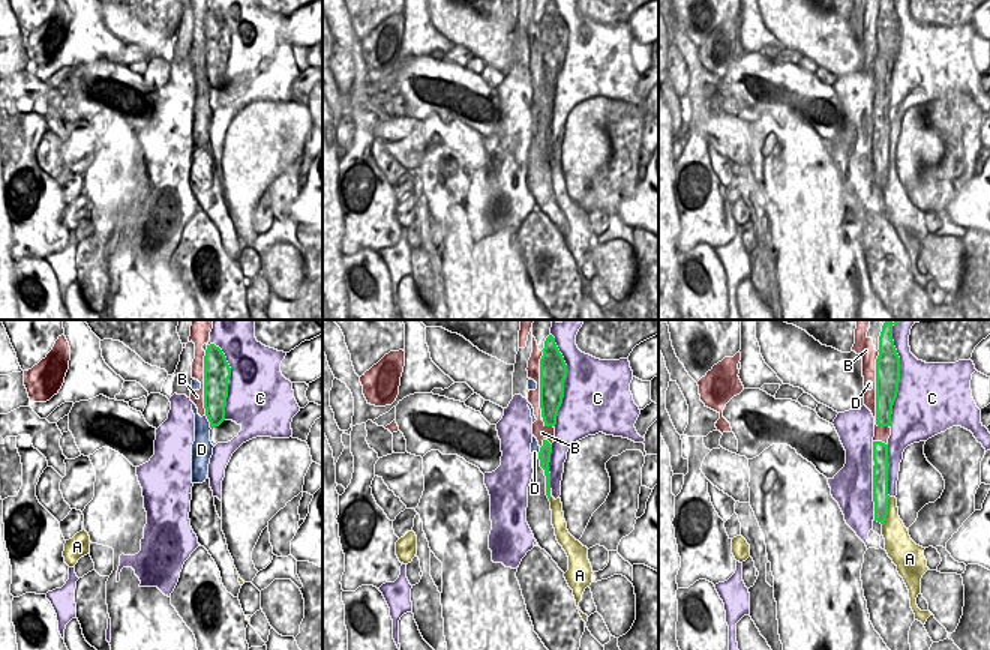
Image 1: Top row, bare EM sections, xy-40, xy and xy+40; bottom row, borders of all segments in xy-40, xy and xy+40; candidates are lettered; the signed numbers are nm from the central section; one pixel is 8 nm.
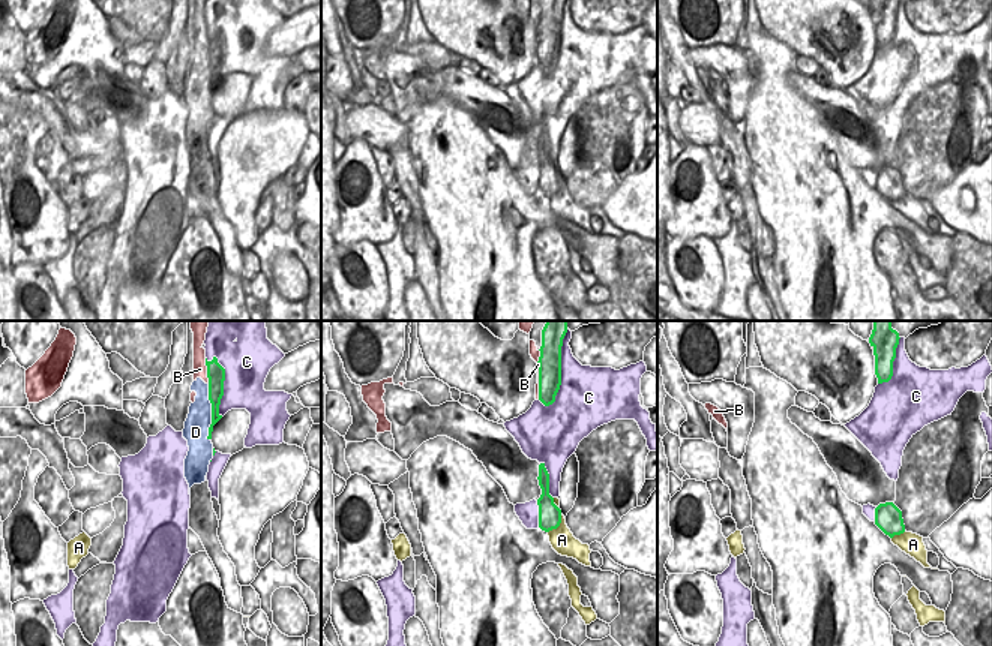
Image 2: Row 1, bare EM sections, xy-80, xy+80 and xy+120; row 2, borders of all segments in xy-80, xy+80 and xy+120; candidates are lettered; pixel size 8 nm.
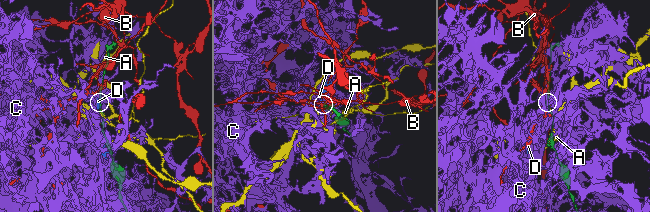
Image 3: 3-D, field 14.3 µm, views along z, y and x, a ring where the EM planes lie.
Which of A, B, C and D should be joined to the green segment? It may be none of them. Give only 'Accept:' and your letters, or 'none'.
Accept: none

